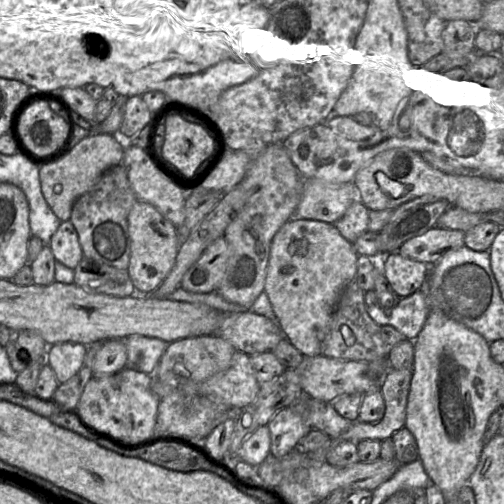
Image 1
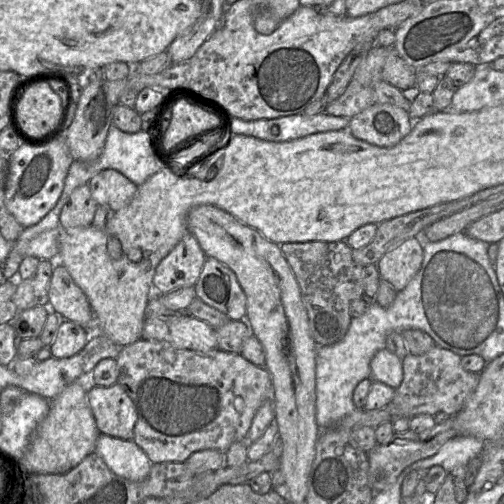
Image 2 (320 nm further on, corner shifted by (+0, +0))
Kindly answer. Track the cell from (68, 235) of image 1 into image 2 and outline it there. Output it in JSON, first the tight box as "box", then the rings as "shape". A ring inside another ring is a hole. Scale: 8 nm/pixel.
{"box":[60,184,98,228],"shape":[[[88,184],[77,187],[68,197],[60,213],[60,228],[90,226],[98,204],[91,195]]]}

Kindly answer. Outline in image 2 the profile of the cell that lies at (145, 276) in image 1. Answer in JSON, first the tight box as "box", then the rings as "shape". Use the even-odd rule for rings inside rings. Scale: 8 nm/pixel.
{"box":[153,234,206,295],"shape":[[[185,234],[177,245],[158,264],[153,277],[153,295],[195,286],[206,261],[197,239]]]}

